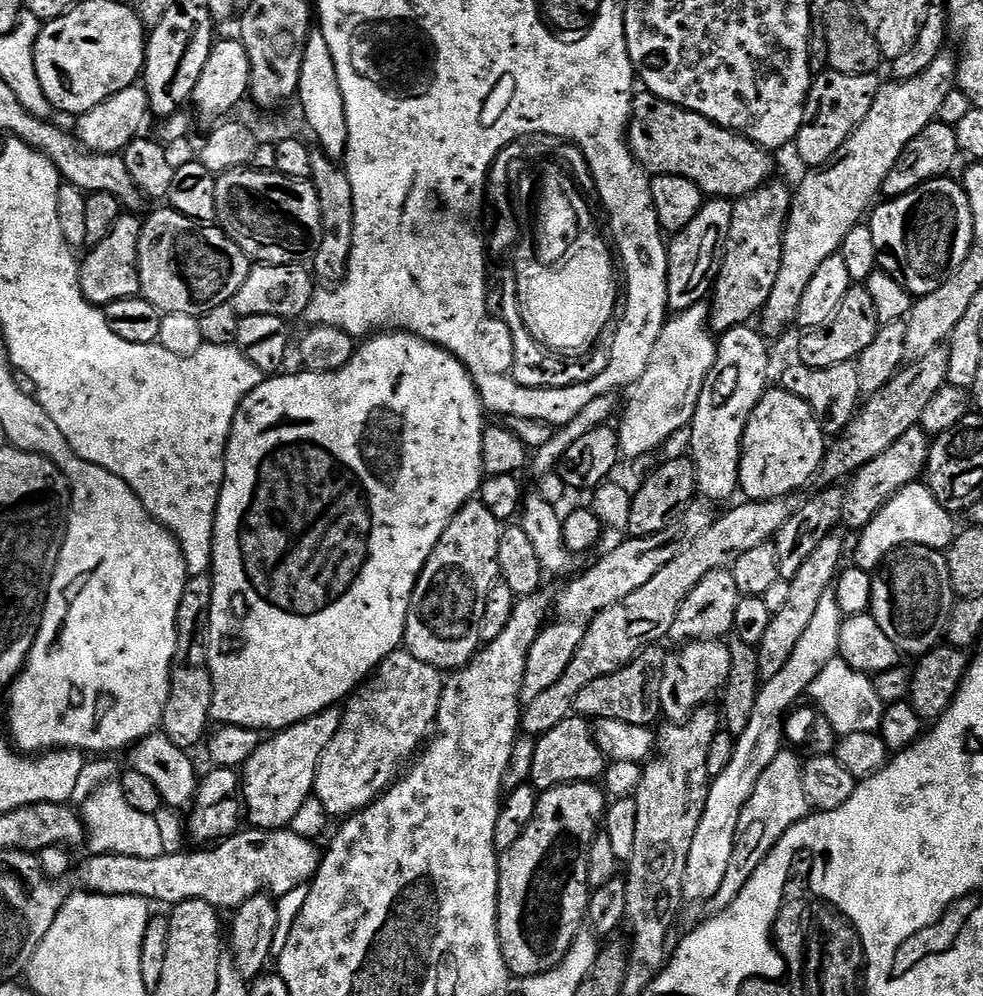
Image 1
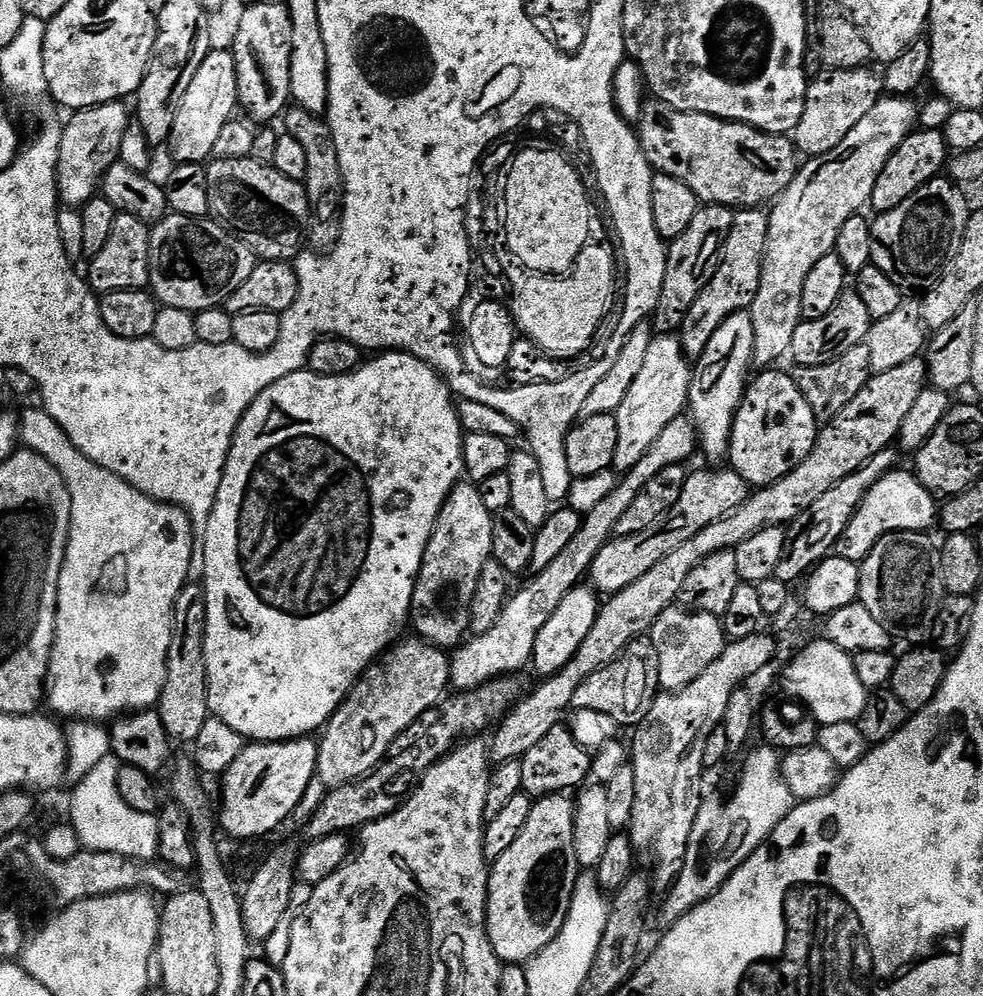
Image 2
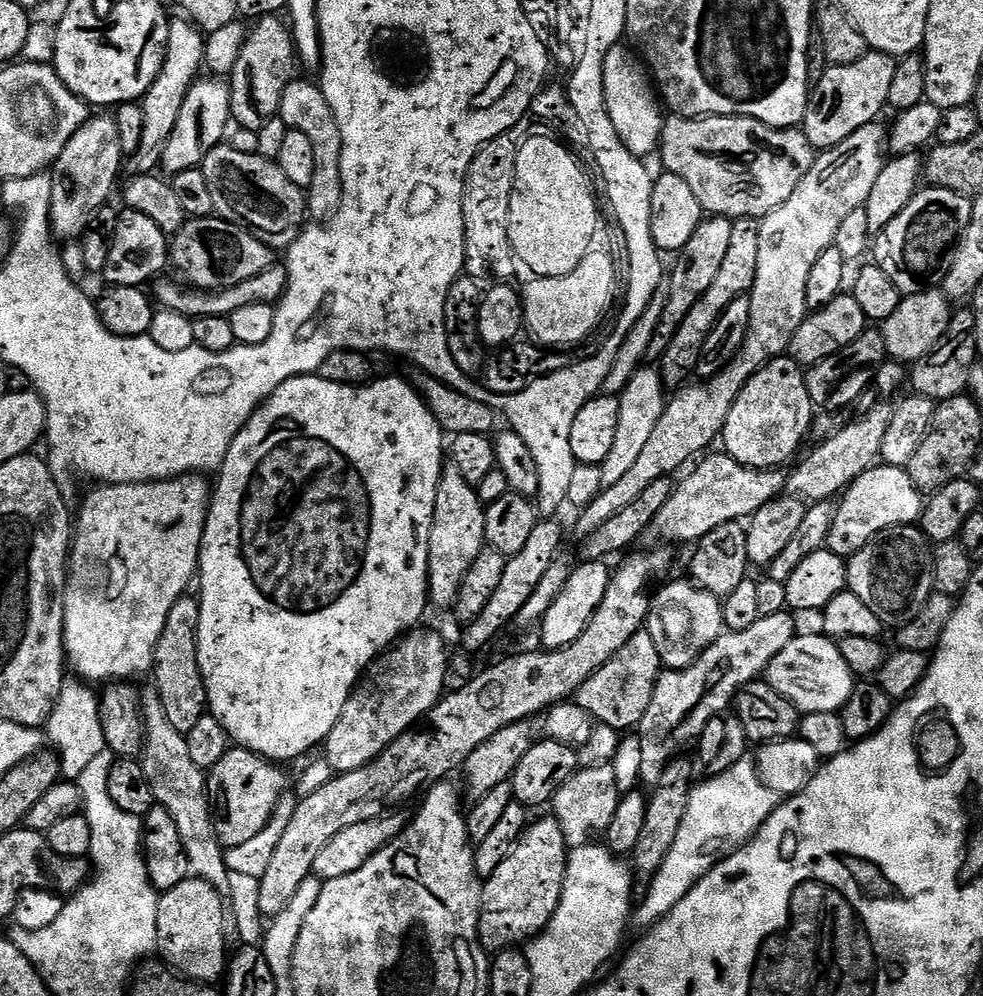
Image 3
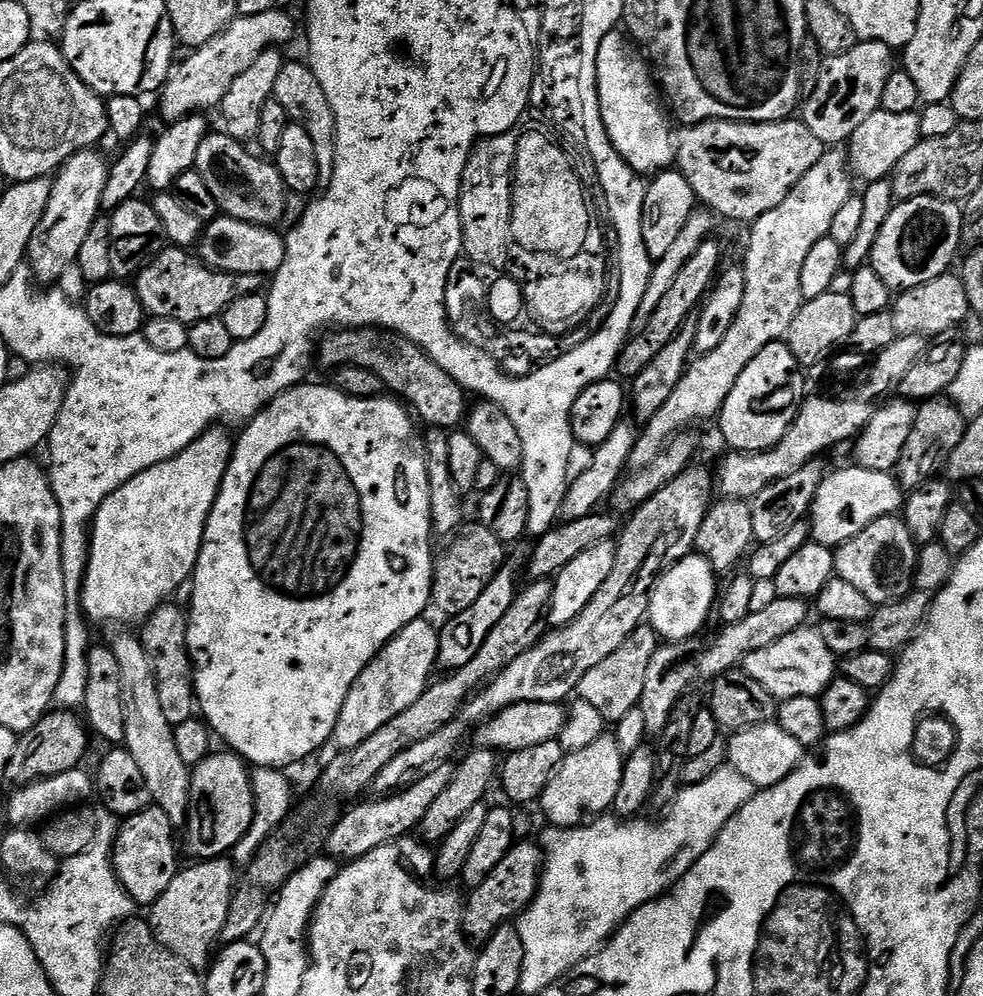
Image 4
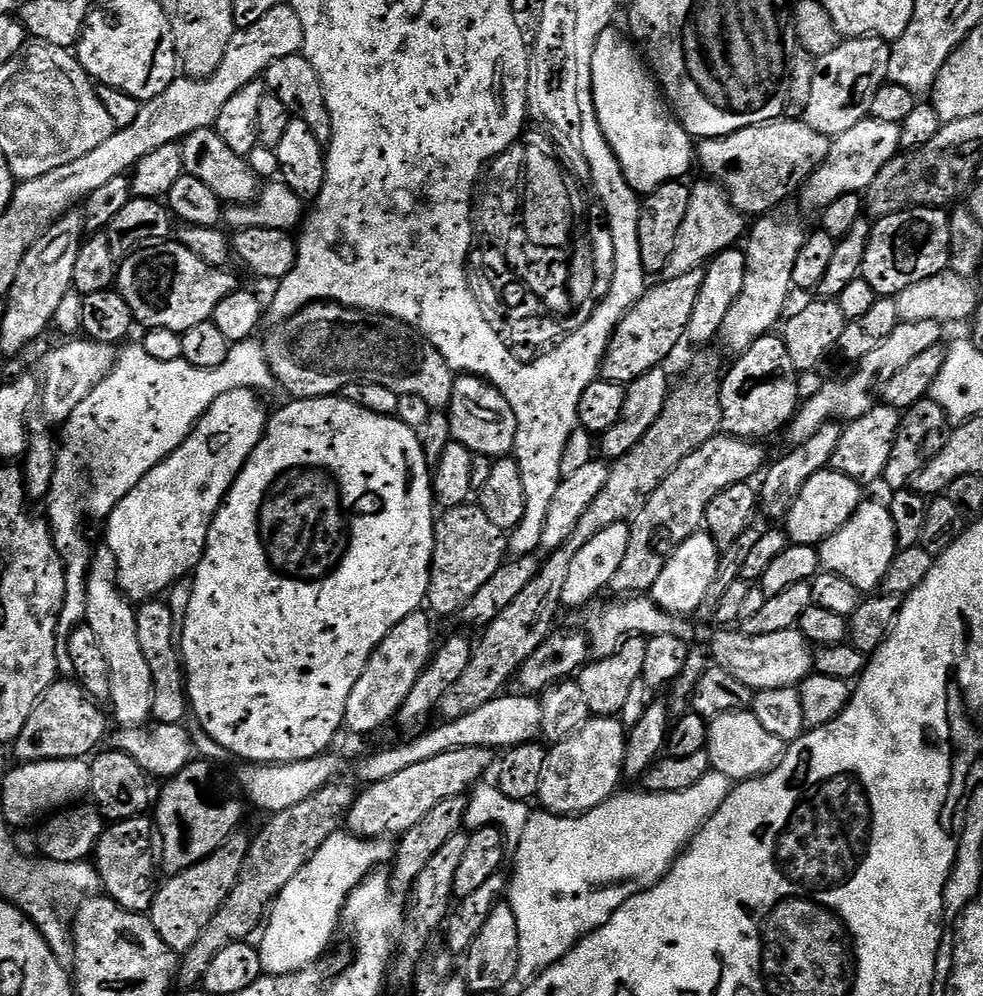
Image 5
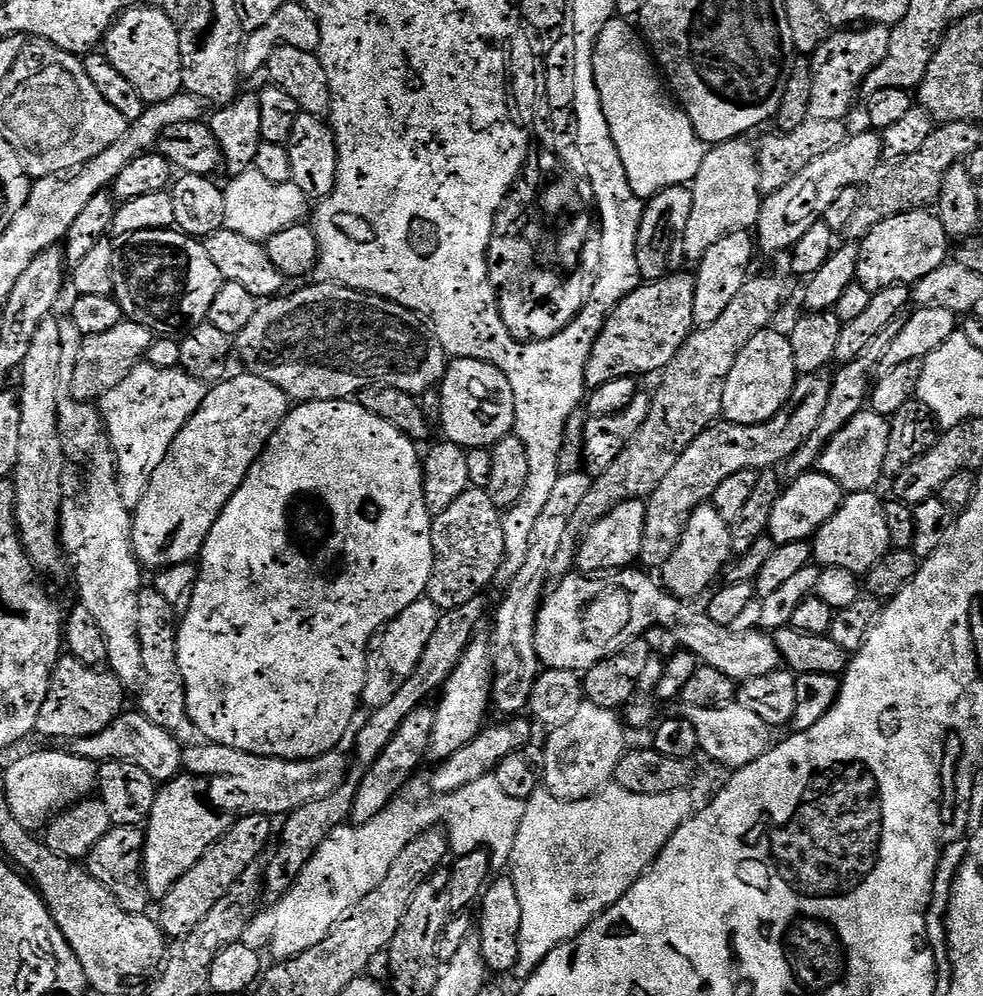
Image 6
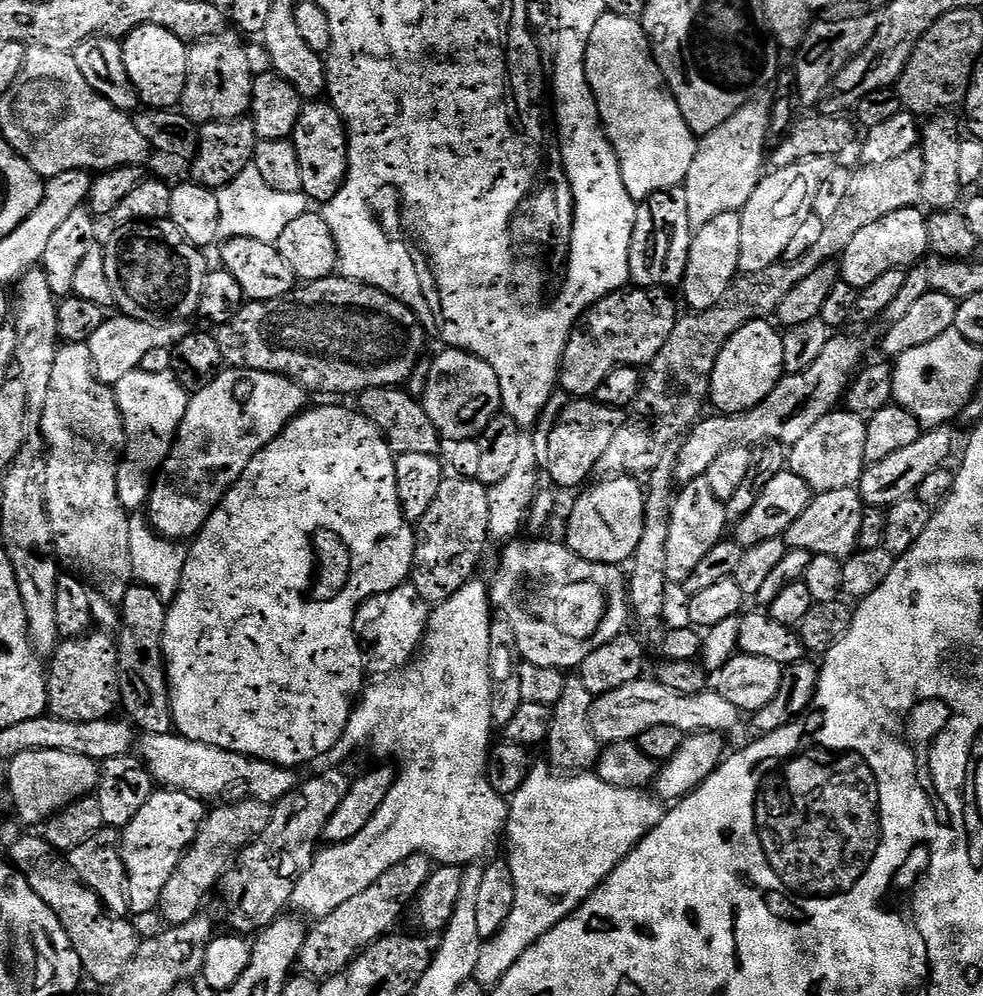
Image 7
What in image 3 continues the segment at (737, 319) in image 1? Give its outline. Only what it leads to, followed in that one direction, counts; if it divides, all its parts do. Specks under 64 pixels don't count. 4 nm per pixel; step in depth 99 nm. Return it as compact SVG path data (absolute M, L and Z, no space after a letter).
M749 218L733 223L730 234L730 250L722 262L722 267L718 269L718 275L714 278L714 282L710 282L706 294L702 294L702 298L698 298L698 302L694 302L690 314L686 314L686 318L682 318L682 326L678 326L678 334L674 334L674 338L670 338L670 346L666 346L663 356L658 361L663 382L669 389L679 389L693 379L702 354L702 346L706 342L710 330L714 330L718 318L722 318L726 306L730 306L730 302L734 302L742 294L751 293L752 283L758 270L759 233L759 219Z

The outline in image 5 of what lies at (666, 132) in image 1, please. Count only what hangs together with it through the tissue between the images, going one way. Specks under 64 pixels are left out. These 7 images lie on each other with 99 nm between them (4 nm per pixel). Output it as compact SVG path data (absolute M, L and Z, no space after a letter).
M781 118L746 126L729 136L700 140L698 164L704 167L705 177L727 190L737 210L745 214L768 214L779 209L776 207L824 163L832 145L829 136L818 134L804 119Z

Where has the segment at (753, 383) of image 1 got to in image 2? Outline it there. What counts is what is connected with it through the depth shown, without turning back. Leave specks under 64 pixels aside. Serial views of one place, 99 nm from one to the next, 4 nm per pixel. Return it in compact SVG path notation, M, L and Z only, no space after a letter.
M745 310L730 314L730 318L726 318L726 322L718 326L718 330L714 330L710 346L706 346L700 359L695 361L687 407L696 425L699 451L716 460L712 462L723 461L728 455L728 447L732 441L732 423L744 397L744 390L750 383L748 371L753 371L754 368L753 354L754 322L751 311Z

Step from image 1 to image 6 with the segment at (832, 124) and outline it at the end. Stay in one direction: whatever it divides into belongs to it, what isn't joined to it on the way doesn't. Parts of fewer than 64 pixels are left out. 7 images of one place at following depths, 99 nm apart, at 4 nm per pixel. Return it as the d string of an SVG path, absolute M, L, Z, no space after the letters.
M868 24L855 30L836 30L826 37L810 56L812 84L809 117L813 120L844 120L852 108L856 91L861 91L865 77L882 62L888 46L889 29L883 24Z

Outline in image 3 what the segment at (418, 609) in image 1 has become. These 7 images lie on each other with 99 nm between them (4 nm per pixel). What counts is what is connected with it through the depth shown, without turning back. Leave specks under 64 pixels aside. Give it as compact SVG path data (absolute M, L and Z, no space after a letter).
M450 462L445 463L440 471L438 482L438 498L434 498L434 518L430 526L430 538L428 539L428 599L431 607L451 609L455 605L462 582L474 564L480 552L485 551L486 541L484 531L486 530L486 518L484 509L486 505L478 498L476 485L466 482L466 477Z

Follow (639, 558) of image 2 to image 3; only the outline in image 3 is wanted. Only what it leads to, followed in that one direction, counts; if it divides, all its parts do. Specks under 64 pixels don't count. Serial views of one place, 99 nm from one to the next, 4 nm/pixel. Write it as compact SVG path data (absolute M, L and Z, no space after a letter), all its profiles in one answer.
M705 455L695 465L697 468L681 484L677 483L673 487L672 496L666 502L666 506L658 510L658 518L654 518L651 527L651 531L656 532L657 538L660 539L657 541L677 540L680 544L690 543L689 545L699 542L710 530L714 530L714 526L735 520L747 521L758 510L762 510L766 502L781 495L787 487L787 471L747 468L738 463L733 456L712 455Z

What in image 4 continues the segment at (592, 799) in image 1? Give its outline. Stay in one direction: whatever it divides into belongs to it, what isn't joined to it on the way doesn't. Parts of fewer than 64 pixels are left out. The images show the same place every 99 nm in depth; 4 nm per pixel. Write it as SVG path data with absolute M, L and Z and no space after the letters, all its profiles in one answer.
M517 842L512 849L494 866L490 878L482 886L471 889L464 905L464 934L469 944L483 946L502 925L515 921L532 904L540 889L540 873L544 870L544 853L541 845Z

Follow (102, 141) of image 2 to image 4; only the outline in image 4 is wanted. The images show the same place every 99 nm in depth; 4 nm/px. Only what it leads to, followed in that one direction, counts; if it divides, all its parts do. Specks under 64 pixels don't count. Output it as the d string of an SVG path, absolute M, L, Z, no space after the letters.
M85 150L76 152L66 163L55 173L52 180L52 193L46 202L46 210L42 214L42 222L36 227L36 232L32 236L32 241L28 244L27 263L30 265L32 275L37 281L40 280L44 286L55 285L70 270L70 266L76 263L78 250L82 250L82 242L86 239L86 234L90 234L90 226L101 215L102 190L106 190L108 181L109 161L103 160L99 156L99 151Z

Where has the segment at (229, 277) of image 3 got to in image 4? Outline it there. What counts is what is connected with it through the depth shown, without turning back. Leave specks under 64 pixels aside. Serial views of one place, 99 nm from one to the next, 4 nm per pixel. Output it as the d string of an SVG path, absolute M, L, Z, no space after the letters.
M217 215L216 219L207 221L206 227L198 241L199 259L203 260L209 268L216 268L219 272L230 274L258 274L265 278L271 277L286 262L286 240L279 236L276 228L263 228L261 224L251 224L236 220L232 216Z

